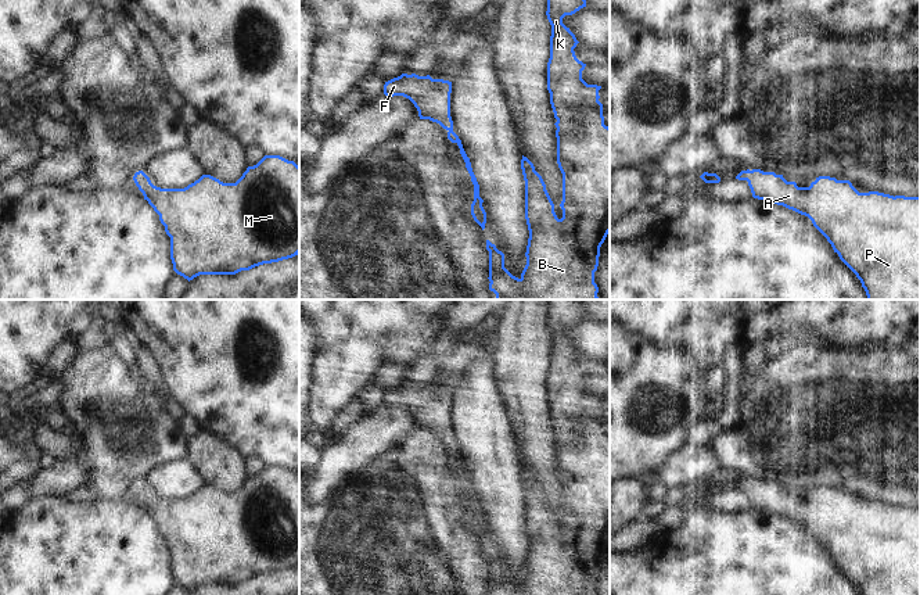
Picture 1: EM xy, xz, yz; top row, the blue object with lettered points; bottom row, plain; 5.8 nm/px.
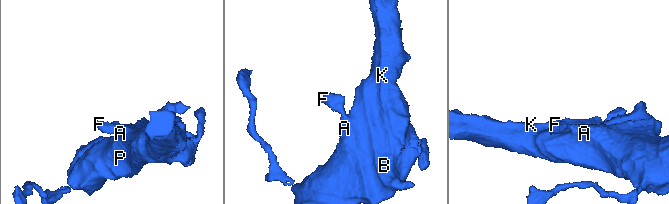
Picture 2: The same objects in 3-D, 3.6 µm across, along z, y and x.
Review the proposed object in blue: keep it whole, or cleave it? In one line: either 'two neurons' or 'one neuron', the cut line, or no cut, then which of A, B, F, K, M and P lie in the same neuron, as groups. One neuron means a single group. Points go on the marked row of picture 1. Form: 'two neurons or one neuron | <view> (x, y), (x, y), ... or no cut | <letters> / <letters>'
one neuron | no cut | A B F K M P

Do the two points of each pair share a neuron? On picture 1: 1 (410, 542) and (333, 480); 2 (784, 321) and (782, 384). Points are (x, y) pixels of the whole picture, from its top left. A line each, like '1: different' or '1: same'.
1: different
2: different

